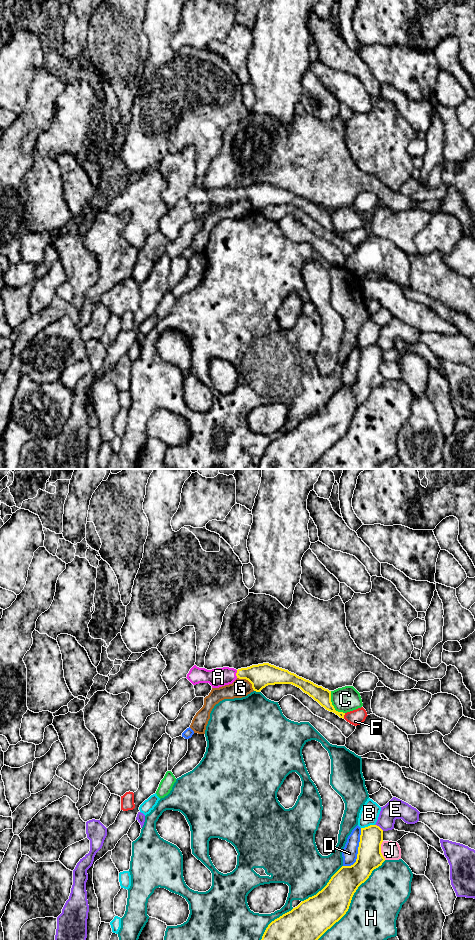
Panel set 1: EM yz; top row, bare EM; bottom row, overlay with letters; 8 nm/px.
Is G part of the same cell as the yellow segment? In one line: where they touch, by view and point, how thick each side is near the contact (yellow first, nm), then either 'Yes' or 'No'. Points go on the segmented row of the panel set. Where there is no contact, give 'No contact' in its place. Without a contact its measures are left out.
Touches yellow at yz (247, 679). Thickness 190 nm (yellow) against 150 nm. No

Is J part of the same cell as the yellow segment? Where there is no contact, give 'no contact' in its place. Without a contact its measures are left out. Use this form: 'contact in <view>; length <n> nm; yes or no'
contact in yz; length 150 nm; no

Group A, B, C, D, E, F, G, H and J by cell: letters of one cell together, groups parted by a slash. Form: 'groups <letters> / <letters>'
groups A / B / C / D / E / F / G / H / J

